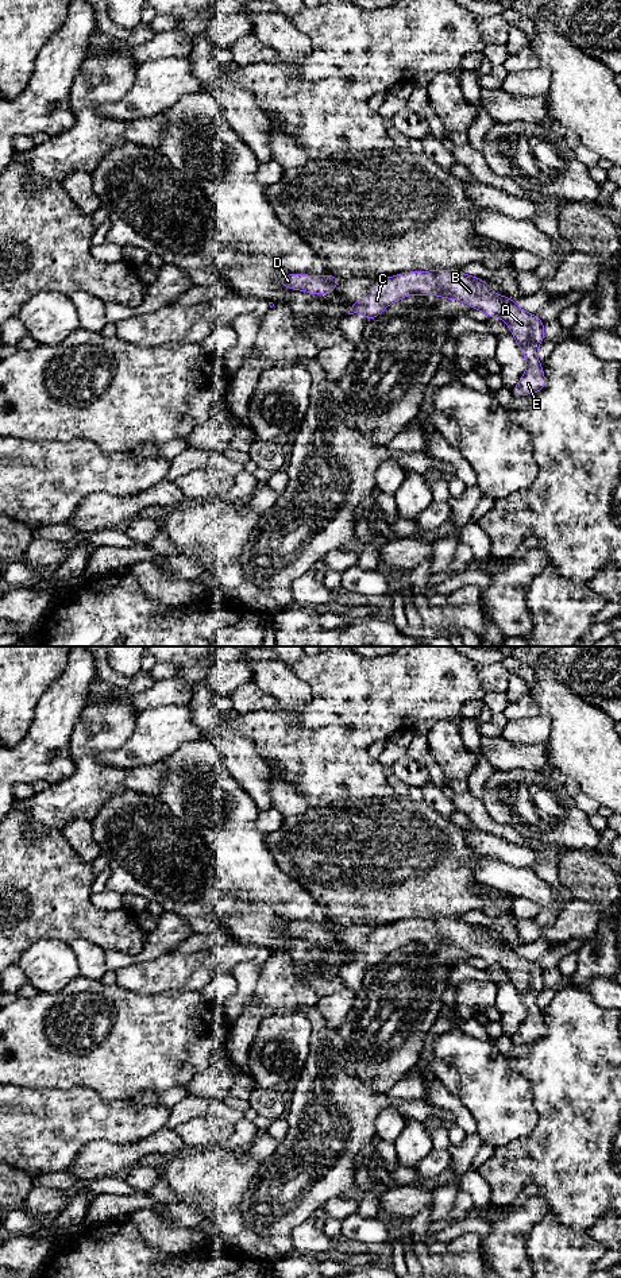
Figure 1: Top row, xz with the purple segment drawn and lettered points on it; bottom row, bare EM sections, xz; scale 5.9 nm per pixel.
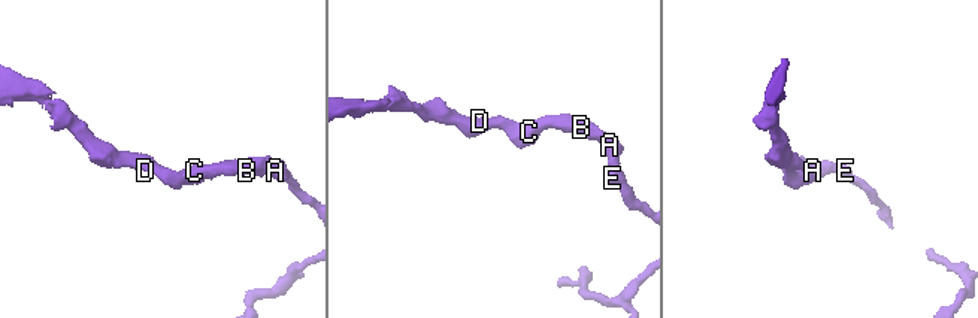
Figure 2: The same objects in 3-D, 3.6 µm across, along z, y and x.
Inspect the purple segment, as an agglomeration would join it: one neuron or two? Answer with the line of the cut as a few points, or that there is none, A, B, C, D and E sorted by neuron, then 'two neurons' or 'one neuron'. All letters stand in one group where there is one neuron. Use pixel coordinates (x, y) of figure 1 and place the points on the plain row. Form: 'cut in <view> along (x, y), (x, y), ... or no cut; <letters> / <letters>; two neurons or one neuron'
no cut; A B C D E; one neuron

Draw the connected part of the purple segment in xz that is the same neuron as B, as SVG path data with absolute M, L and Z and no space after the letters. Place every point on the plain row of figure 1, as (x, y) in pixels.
M459 918L410 919L389 926L381 926L358 950L351 953L348 962L362 961L369 969L379 964L389 953L406 943L416 942L423 942L425 945L436 942L439 946L458 947L483 960L487 965L500 965L508 972L509 978L526 1008L525 1020L520 1026L518 1031L512 1036L513 1043L524 1045L545 1036L543 1013L537 1007L537 996L544 988L544 970L537 965L537 962L520 957L514 947L493 939L486 928L467 923Z

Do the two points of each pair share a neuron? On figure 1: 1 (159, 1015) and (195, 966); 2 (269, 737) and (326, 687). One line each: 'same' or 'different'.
1: different
2: same

